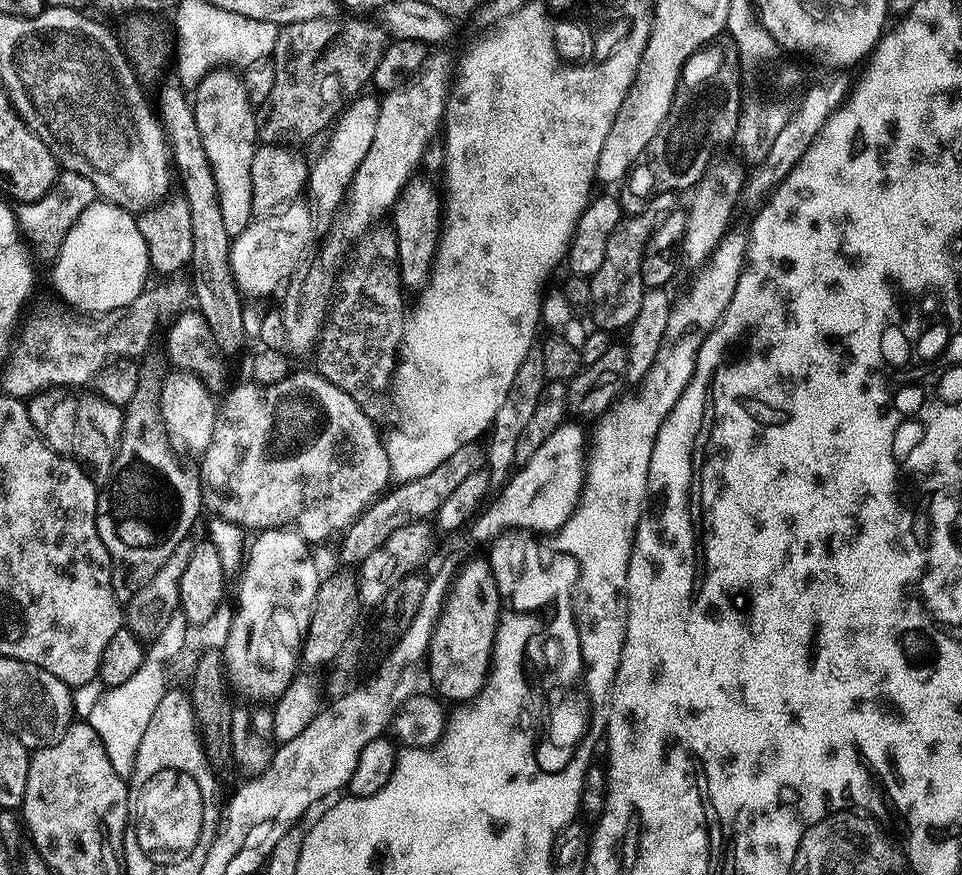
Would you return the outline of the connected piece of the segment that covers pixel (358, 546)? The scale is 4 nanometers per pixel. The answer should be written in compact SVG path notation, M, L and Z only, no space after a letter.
M480 442L467 444L462 446L462 450L454 450L454 454L450 454L437 468L430 470L430 474L393 487L393 492L385 491L343 529L344 541L340 544L340 560L344 564L341 565L359 565L372 551L378 551L383 546L392 531L414 521L435 517L442 502L446 502L446 498L450 498L450 494L454 494L454 490L458 490L458 486L462 486L462 482L466 482L470 474L481 471L485 464L485 445Z

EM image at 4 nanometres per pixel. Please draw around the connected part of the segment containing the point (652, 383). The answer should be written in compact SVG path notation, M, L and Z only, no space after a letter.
M729 230L725 233L724 237L718 242L717 248L712 252L707 263L704 263L699 268L695 269L692 281L688 284L688 293L685 294L684 300L678 301L678 299L672 305L672 312L669 318L669 325L666 326L666 337L661 348L658 350L657 360L650 370L644 376L638 384L636 396L628 396L625 400L617 402L613 408L609 407L605 411L604 415L599 420L595 421L593 432L590 432L590 443L586 448L586 467L584 470L584 490L580 493L580 503L577 504L575 510L572 512L572 517L566 521L563 526L559 528L559 531L555 533L555 543L561 544L565 549L570 550L570 554L574 559L578 561L579 570L574 574L574 580L568 588L568 614L574 618L576 622L576 628L580 632L580 642L584 644L584 656L588 661L588 684L570 684L568 690L564 692L572 692L568 696L582 696L586 690L590 690L590 686L597 690L597 695L603 699L611 699L612 687L614 686L614 678L616 677L616 671L620 665L620 659L622 658L622 650L624 649L624 639L626 638L626 622L628 621L628 594L626 592L626 574L628 573L628 563L630 562L630 554L632 553L632 543L636 537L636 527L640 521L641 516L646 511L646 501L648 500L648 471L650 470L650 454L654 450L656 445L656 435L658 430L662 426L662 422L670 414L670 410L678 402L680 395L686 390L686 386L692 381L692 375L696 369L696 359L698 358L698 350L702 346L704 340L710 333L712 333L717 324L720 323L721 318L724 316L724 311L730 306L730 300L734 298L734 290L738 286L738 278L740 273L744 270L744 265L748 258L748 232L742 230L742 232L735 232L735 230Z

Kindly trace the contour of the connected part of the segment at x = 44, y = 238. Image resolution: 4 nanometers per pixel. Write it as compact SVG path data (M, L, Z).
M61 171L56 185L40 200L29 200L15 209L16 222L20 226L21 237L26 241L31 255L40 260L55 261L64 247L66 234L74 226L76 219L98 198L94 182L77 172Z

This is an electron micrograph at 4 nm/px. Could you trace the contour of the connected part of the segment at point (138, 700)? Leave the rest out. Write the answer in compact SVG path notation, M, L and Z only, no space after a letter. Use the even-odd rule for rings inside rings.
M176 611L170 622L166 622L166 630L162 630L162 634L158 634L158 638L154 638L147 645L142 666L138 666L136 673L128 681L122 682L122 686L105 688L86 719L86 723L102 738L102 744L106 746L114 770L122 777L128 778L134 770L135 755L141 745L142 734L145 733L155 707L166 691L164 675L168 672L168 663L183 650L184 643L188 640L188 631L190 625L184 613Z

